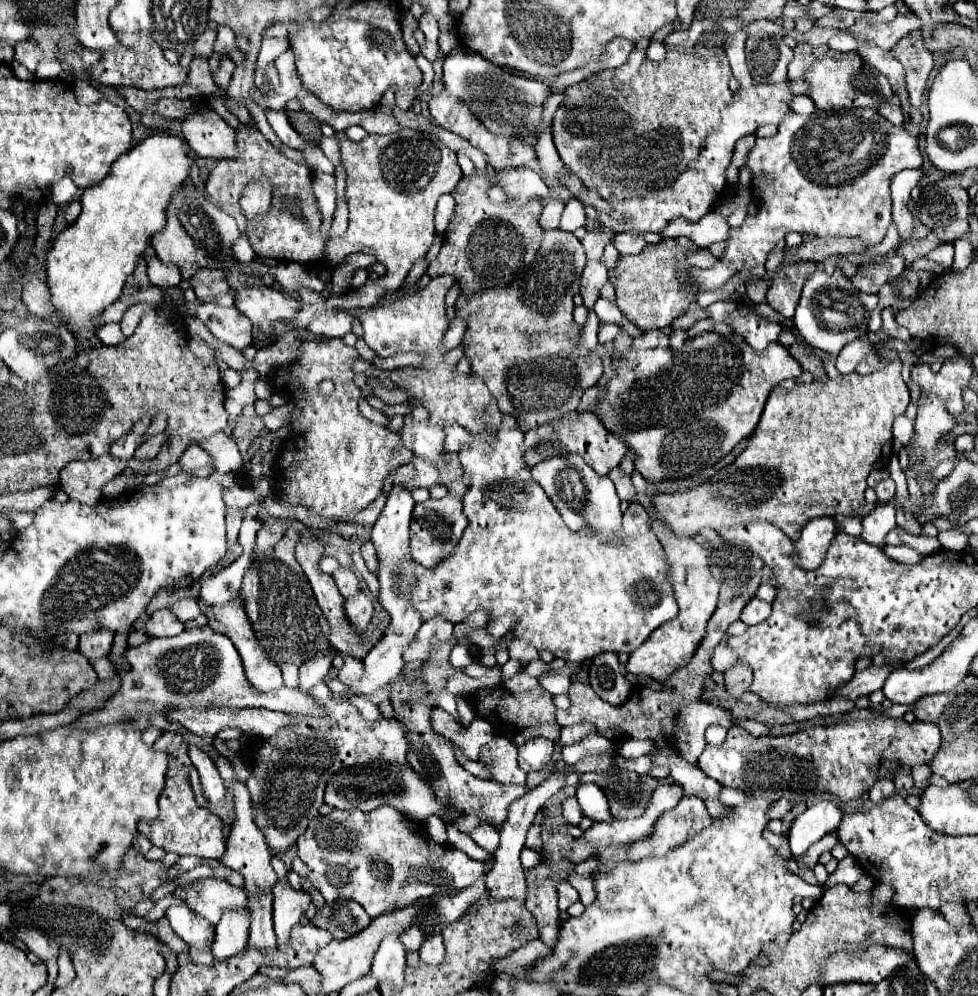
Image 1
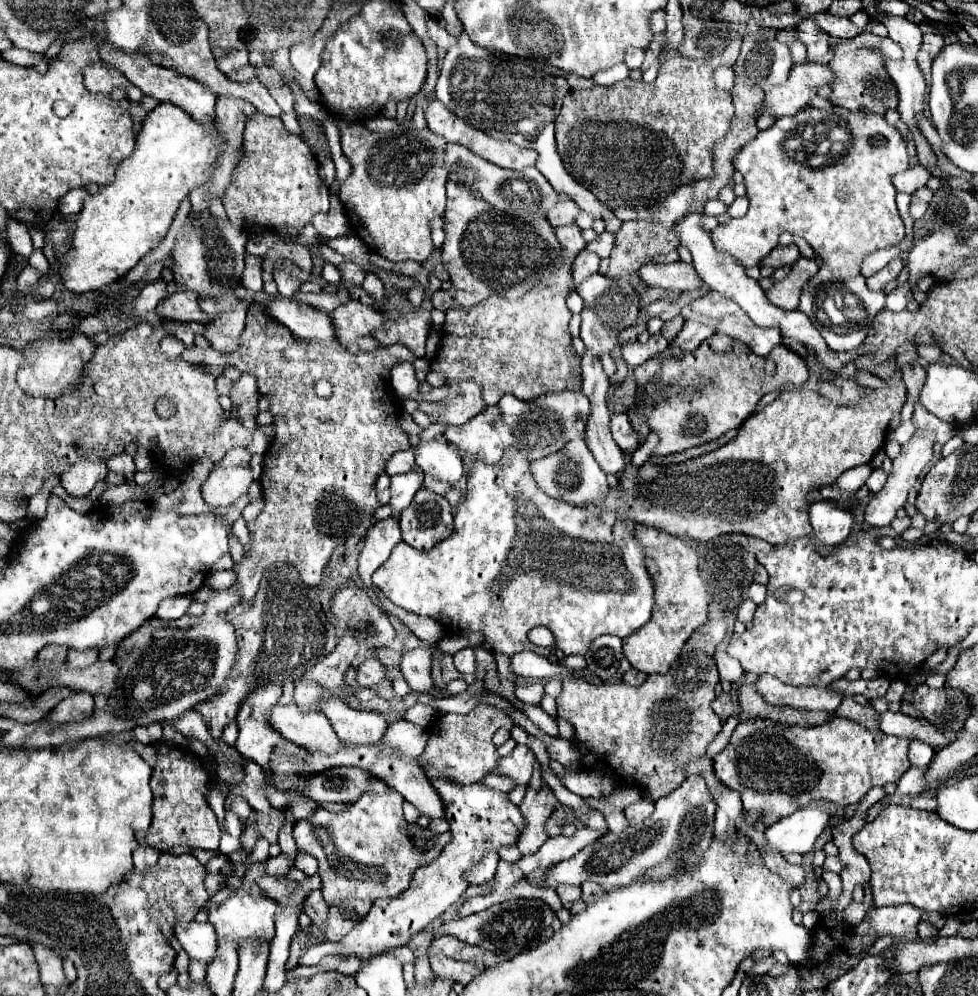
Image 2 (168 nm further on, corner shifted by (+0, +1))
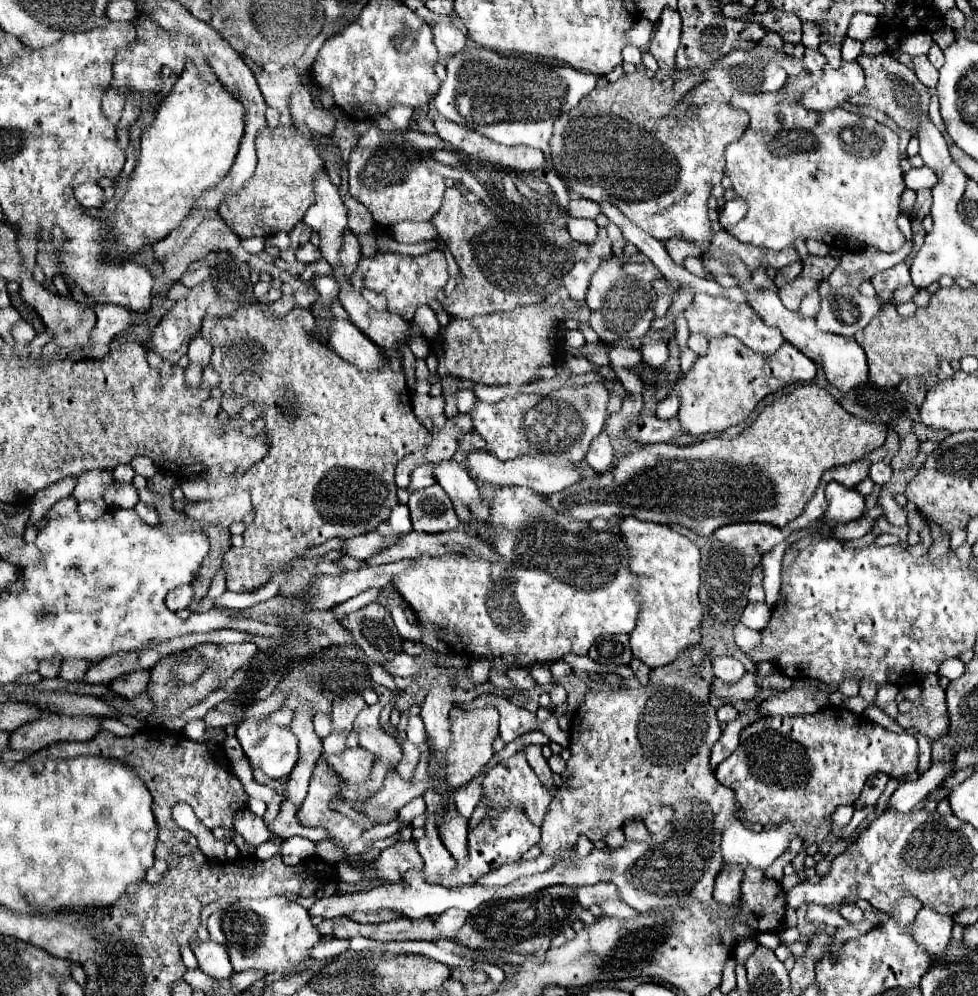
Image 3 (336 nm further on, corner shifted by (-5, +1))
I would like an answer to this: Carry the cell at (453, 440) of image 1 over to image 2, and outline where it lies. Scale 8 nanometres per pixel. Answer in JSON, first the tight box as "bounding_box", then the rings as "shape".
{"bounding_box":[444,390,590,464],"shape":[[[580,390],[548,392],[528,402],[506,394],[496,406],[488,406],[478,416],[474,416],[468,424],[452,426],[444,434],[448,442],[458,446],[460,452],[470,456],[480,454],[486,464],[496,464],[502,458],[504,450],[508,448],[522,450],[526,452],[528,460],[536,460],[562,450],[568,440],[574,440],[574,438],[586,440],[584,428],[586,428],[588,416],[590,416],[590,400]]]}

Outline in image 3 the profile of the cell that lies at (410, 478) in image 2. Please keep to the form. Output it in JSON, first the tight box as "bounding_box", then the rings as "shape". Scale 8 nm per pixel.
{"bounding_box":[409,464,435,492],"shape":[[[421,464],[421,466],[417,466],[413,472],[411,472],[411,482],[409,482],[409,492],[415,492],[415,490],[419,490],[419,488],[425,488],[425,486],[431,486],[431,484],[435,484],[435,480],[433,480],[433,476],[431,476],[431,468],[433,468],[433,464]]]}

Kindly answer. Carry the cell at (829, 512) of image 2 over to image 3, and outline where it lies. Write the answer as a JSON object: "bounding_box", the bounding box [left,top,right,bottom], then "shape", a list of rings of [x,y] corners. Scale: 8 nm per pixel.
{"bounding_box":[823,482,865,526],"shape":[[[835,482],[827,484],[825,496],[829,502],[829,508],[827,508],[823,520],[831,526],[853,522],[853,520],[861,518],[861,514],[865,512],[863,496],[859,496],[855,490],[843,488],[841,484],[835,484]]]}

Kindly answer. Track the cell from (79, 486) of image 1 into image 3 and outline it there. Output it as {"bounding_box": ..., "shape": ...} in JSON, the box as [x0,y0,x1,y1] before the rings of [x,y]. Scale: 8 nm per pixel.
{"bounding_box":[73,470,115,502],"shape":[[[89,470],[89,472],[83,472],[79,478],[77,478],[77,484],[75,484],[75,490],[73,490],[73,496],[83,502],[83,500],[99,500],[103,490],[113,484],[115,478],[109,470]]]}

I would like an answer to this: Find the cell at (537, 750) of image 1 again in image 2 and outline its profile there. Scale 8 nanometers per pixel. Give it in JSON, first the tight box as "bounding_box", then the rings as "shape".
{"bounding_box":[494,744,534,786],"shape":[[[516,744],[512,754],[498,760],[498,768],[494,768],[494,772],[500,774],[502,778],[510,778],[516,786],[528,786],[532,776],[532,764],[534,764],[532,750],[524,744]]]}

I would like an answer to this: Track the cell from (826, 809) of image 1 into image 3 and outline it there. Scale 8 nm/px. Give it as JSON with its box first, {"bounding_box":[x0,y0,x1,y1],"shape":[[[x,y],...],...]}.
{"bounding_box":[721,818,801,868],"shape":[[[737,818],[731,820],[731,824],[723,830],[723,840],[721,840],[721,852],[723,852],[723,862],[725,868],[733,866],[733,868],[745,868],[745,866],[753,866],[753,868],[767,868],[773,860],[777,860],[783,852],[789,850],[791,842],[795,838],[801,838],[801,832],[791,824],[791,822],[783,822],[777,824],[771,830],[747,830]]]}

